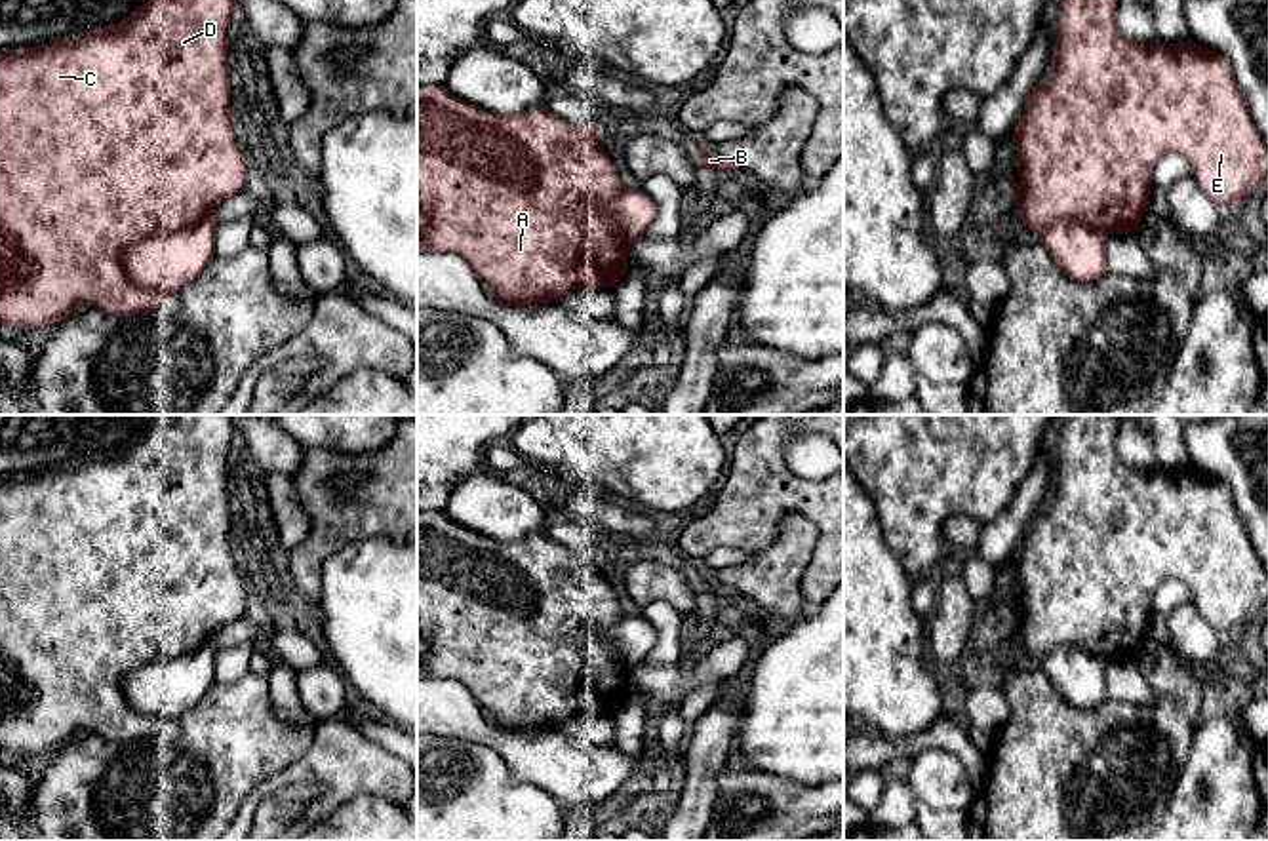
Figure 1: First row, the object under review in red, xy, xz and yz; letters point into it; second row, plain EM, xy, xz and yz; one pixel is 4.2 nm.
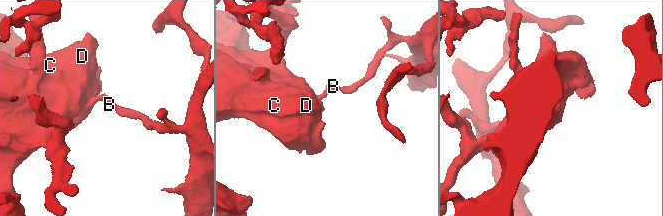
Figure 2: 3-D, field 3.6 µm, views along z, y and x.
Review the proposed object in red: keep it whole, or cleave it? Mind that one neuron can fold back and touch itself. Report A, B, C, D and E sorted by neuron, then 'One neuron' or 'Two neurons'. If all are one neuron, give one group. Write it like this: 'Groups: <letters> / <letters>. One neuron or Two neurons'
Groups: A C D E / B. Two neurons

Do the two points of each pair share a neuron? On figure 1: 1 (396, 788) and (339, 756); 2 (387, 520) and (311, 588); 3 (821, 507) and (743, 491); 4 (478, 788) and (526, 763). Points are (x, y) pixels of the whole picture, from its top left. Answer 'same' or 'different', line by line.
1: same
2: same
3: same
4: different

